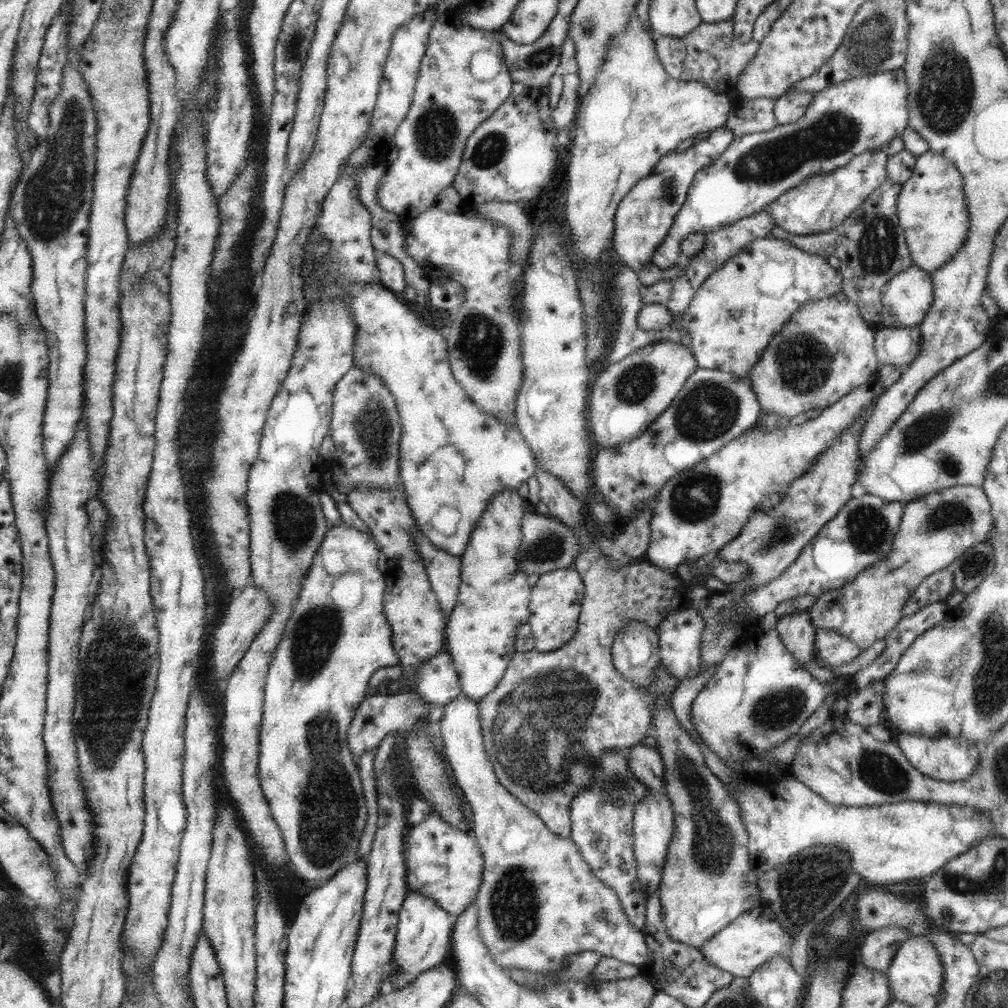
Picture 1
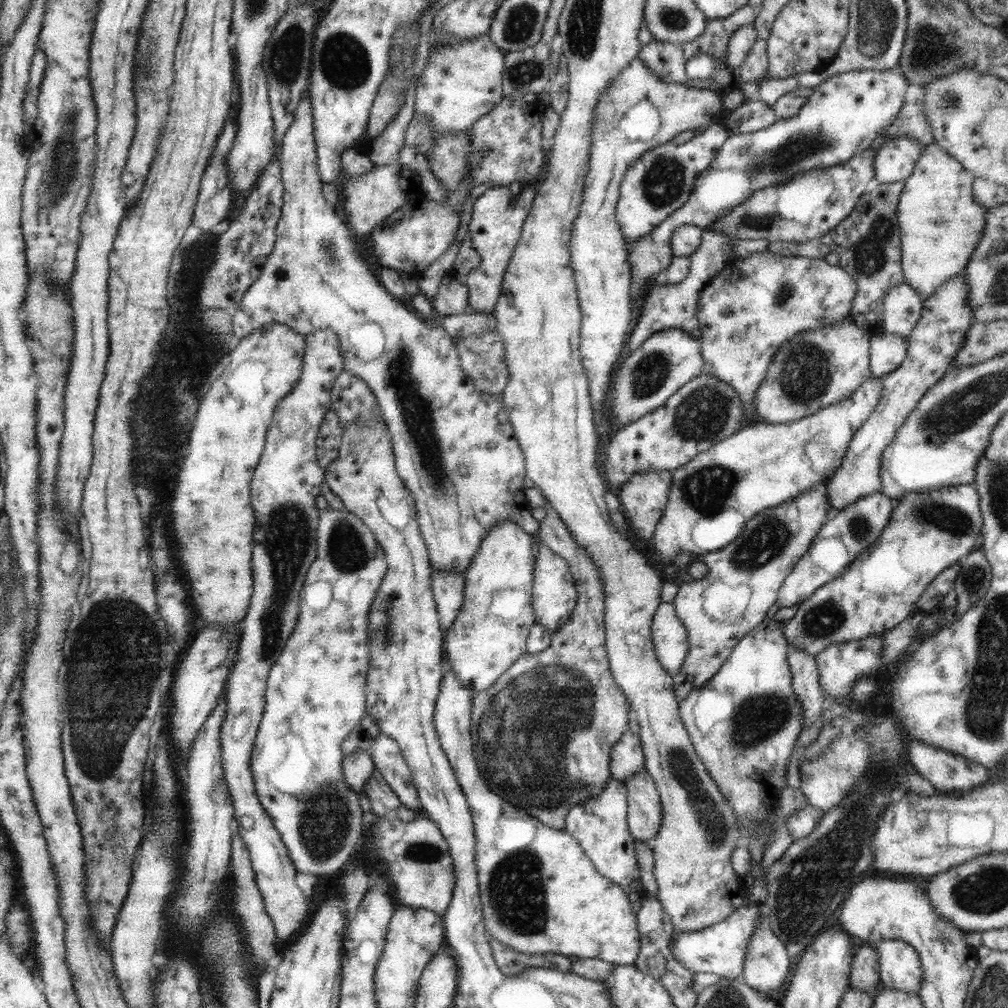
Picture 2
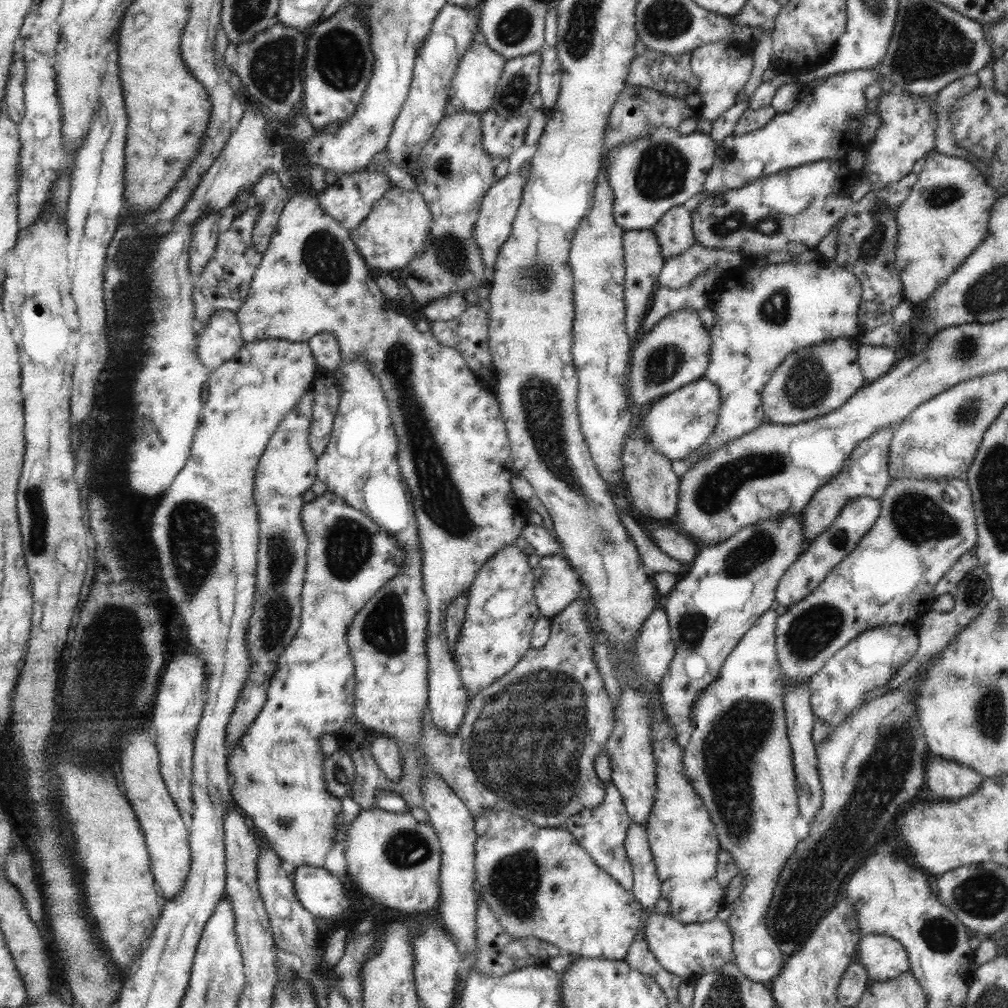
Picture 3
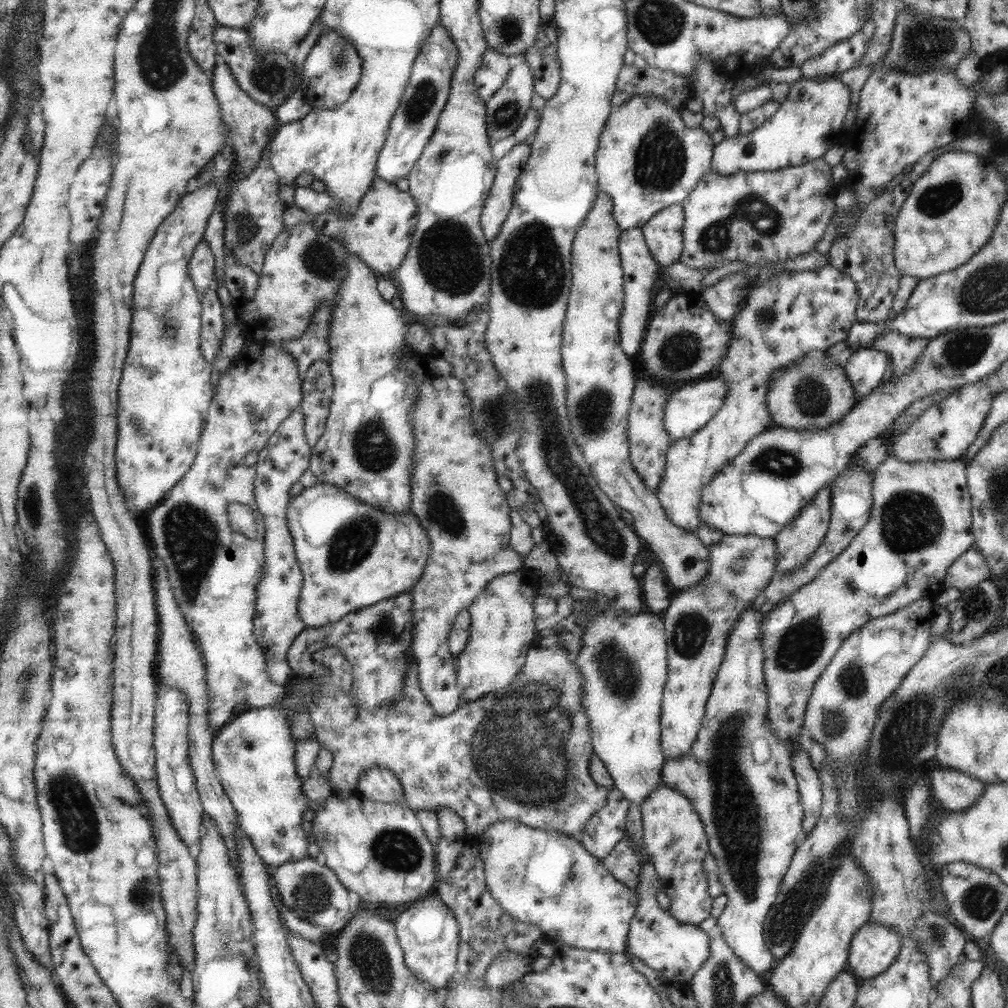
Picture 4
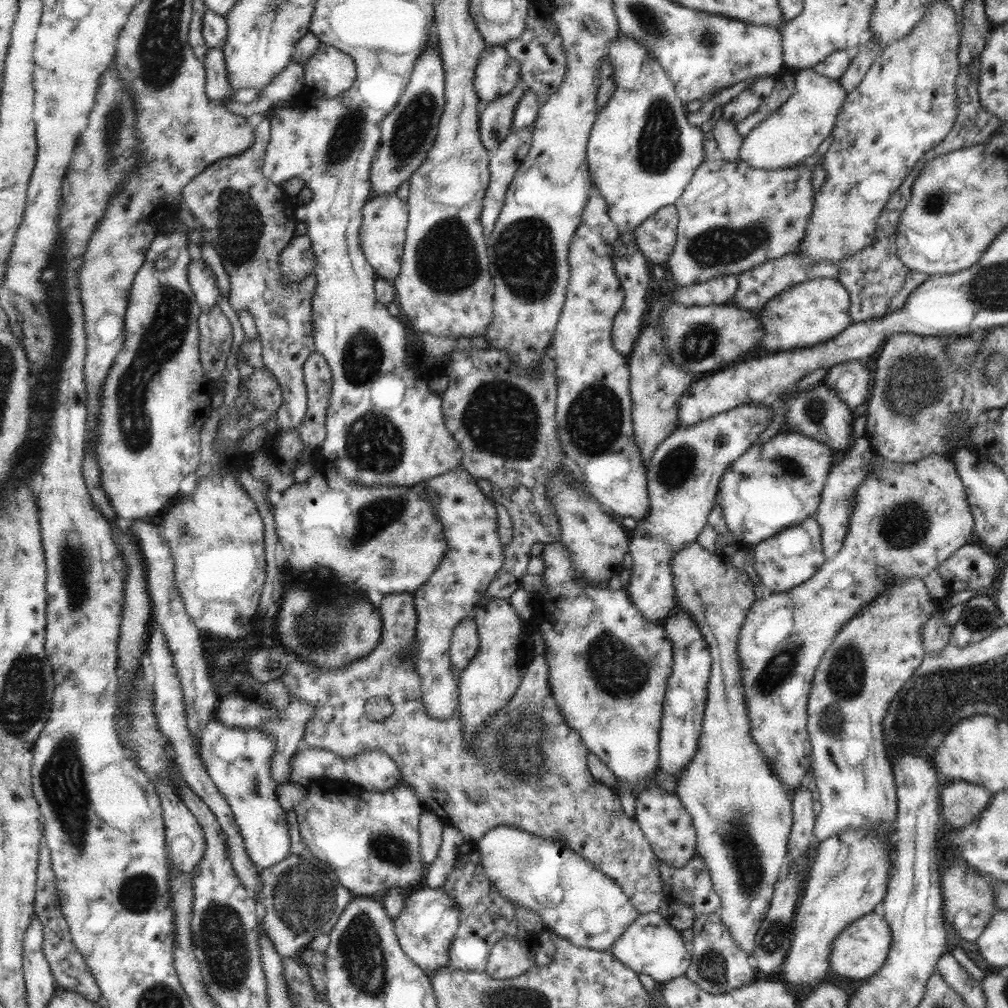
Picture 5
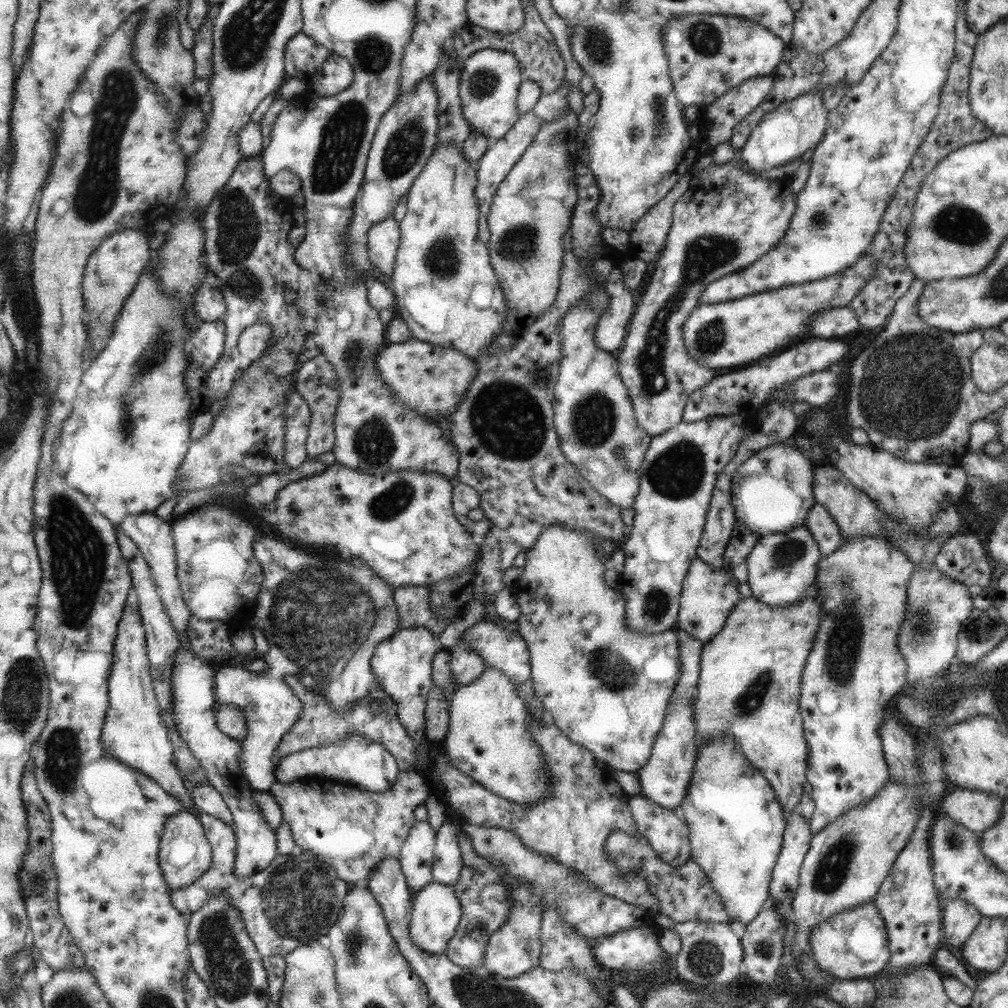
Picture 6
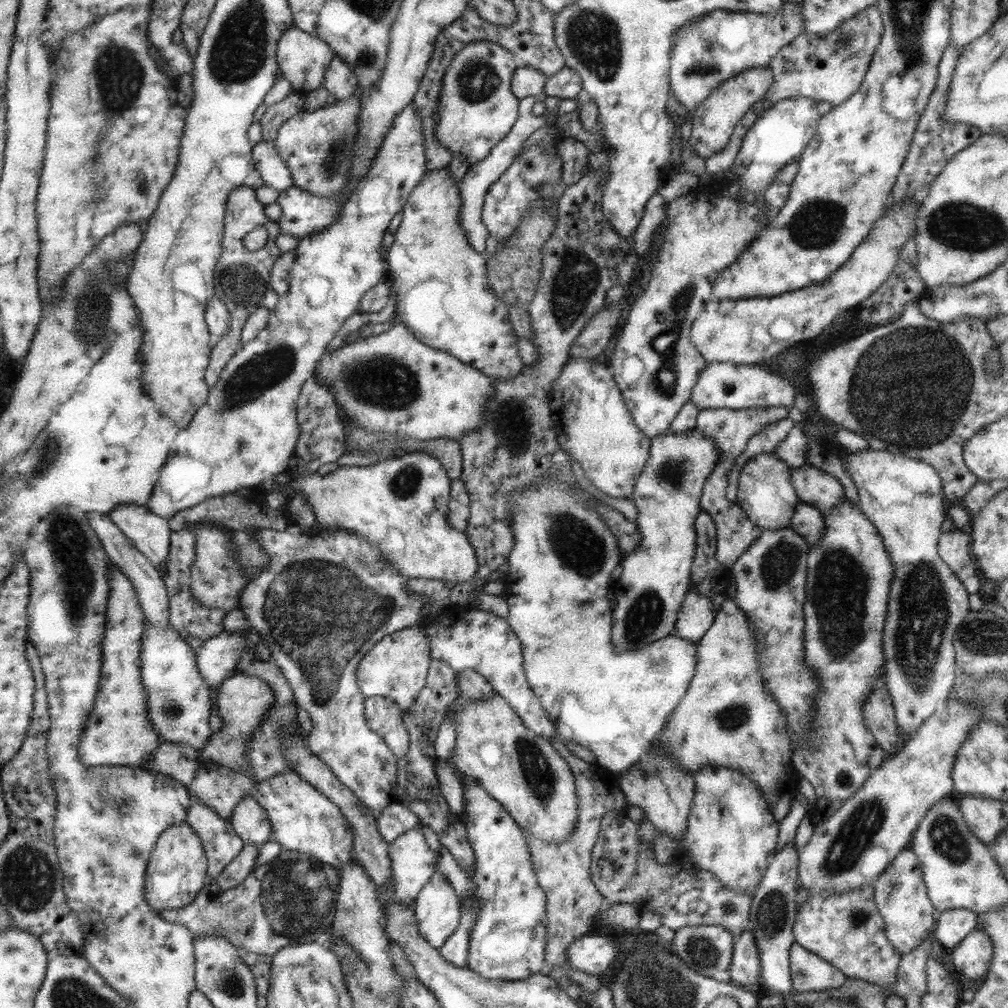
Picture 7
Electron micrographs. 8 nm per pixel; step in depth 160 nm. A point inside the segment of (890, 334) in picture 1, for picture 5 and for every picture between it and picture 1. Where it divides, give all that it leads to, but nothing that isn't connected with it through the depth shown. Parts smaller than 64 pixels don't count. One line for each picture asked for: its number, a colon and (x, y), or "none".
2: (887, 351)
3: (875, 361)
4: (867, 368)
5: (849, 381)

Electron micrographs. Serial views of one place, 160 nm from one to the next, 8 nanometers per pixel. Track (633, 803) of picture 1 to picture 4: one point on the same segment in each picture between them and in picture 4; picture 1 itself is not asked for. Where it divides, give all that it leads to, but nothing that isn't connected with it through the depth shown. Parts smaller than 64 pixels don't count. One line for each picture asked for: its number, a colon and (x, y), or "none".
2: (599, 825)
3: (601, 831)
4: (603, 832)

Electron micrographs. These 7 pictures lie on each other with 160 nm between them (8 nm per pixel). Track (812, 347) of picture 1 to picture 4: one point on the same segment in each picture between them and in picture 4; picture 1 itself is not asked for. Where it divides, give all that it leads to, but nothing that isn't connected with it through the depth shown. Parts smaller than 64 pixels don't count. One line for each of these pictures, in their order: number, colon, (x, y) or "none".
2: (815, 369)
3: (813, 381)
4: (813, 394)

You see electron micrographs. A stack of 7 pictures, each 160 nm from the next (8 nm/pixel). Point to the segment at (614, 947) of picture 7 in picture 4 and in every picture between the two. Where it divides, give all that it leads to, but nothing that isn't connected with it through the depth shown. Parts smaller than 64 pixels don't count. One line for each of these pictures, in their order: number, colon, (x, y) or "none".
4: (676, 950)
5: (651, 946)
6: (639, 948)

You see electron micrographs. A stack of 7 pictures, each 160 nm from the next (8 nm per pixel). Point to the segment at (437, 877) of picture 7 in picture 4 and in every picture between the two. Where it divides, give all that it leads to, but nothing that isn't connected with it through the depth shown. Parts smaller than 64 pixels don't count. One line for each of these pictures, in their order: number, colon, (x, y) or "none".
4: (428, 932)
5: (425, 928)
6: (436, 914)

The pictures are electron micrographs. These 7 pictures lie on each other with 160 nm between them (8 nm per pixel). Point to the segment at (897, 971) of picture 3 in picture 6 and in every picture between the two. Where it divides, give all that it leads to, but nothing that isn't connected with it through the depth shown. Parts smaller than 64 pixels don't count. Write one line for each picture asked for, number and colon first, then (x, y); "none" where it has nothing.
4: (873, 948)
5: (859, 951)
6: (830, 942)

